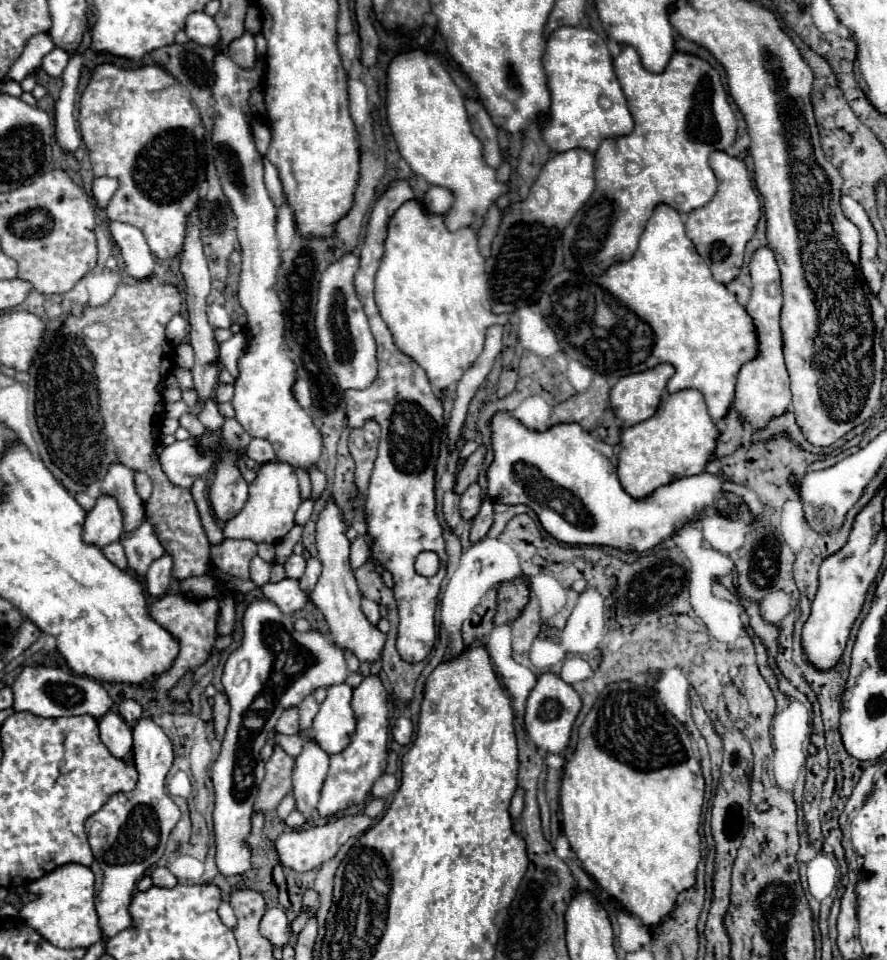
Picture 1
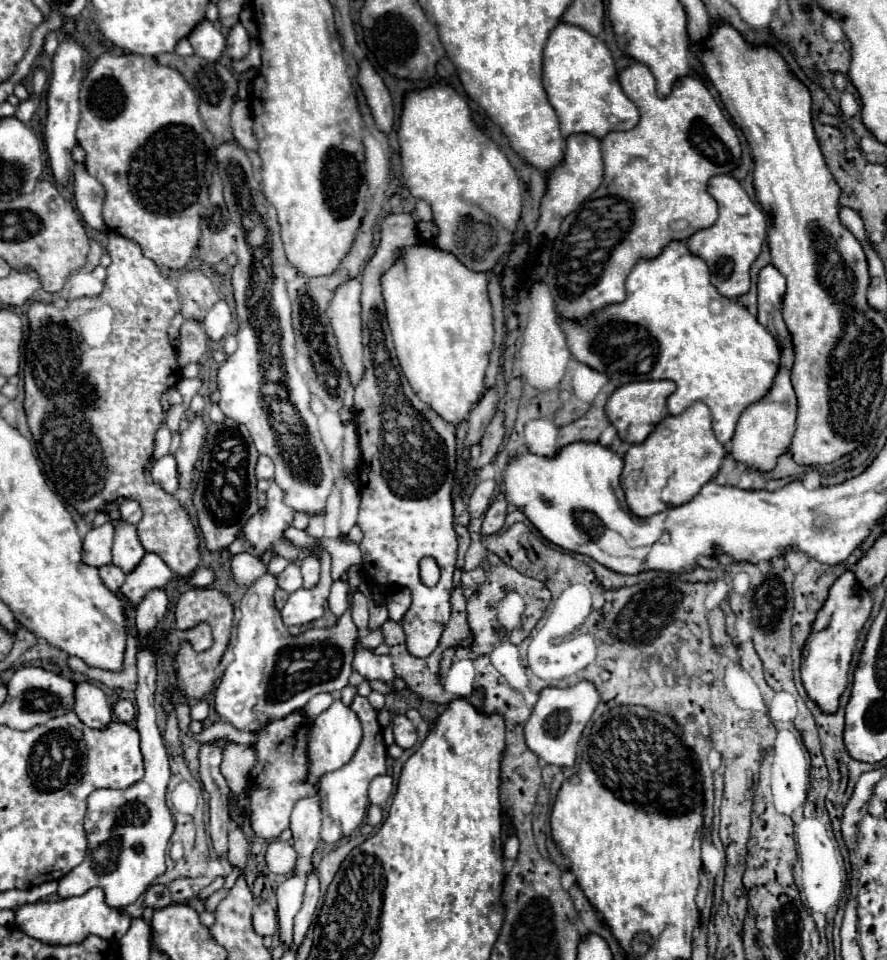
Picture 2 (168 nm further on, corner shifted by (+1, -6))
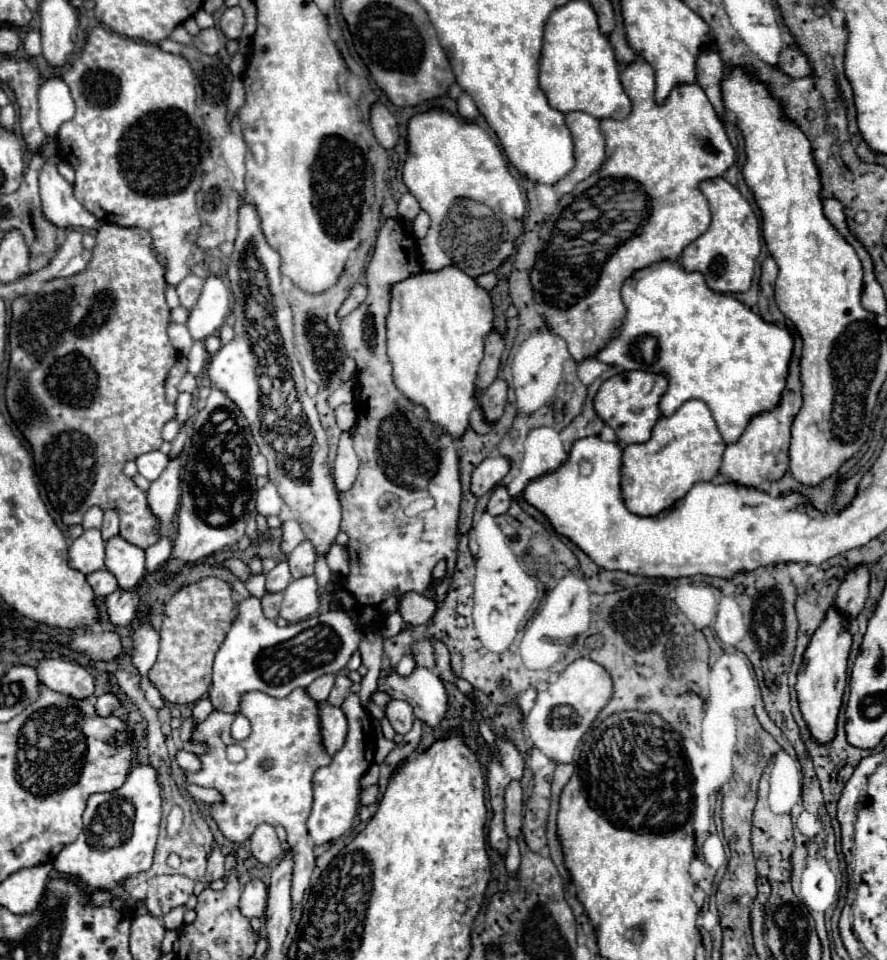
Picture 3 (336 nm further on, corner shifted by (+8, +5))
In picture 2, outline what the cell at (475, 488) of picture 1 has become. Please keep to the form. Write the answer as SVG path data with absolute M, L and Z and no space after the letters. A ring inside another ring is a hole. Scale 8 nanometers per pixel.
M483 480L475 486L471 498L469 498L469 504L467 504L467 510L471 514L471 518L479 518L485 514L485 510L489 508L489 502L491 502L491 496L493 496L493 490L495 490L495 482L493 480Z

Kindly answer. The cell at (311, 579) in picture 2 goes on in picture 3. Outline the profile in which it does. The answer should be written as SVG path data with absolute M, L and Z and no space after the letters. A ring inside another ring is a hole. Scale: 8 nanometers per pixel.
M308 539L302 541L288 557L288 565L294 579L314 575L314 563L316 563L316 549Z

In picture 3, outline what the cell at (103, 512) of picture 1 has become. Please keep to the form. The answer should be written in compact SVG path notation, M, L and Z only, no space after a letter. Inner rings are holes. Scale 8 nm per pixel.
M88 529L74 541L68 565L84 575L104 567L104 539L98 529Z

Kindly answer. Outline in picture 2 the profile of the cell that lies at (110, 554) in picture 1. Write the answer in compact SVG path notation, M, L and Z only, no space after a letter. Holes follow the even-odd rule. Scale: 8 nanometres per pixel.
M105 564L99 568L99 576L103 580L103 584L113 590L113 592L119 592L123 580L125 580L125 572L121 572L121 568L117 568L115 564Z

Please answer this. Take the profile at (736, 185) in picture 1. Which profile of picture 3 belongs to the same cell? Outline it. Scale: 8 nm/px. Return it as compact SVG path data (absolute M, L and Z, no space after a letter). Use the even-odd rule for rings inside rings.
M716 177L702 181L700 189L710 203L712 223L702 237L698 237L684 249L680 265L684 271L702 273L706 285L716 293L744 293L752 285L754 265L760 255L758 219L752 213L750 203L726 179Z

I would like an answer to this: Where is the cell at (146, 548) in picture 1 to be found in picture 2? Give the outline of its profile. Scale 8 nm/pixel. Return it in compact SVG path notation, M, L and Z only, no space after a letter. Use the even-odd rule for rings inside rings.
M147 552L141 558L141 564L137 564L137 568L133 568L133 572L127 574L125 584L121 586L121 592L133 604L139 604L149 590L163 588L171 578L173 578L173 572L169 570L169 566L157 554Z

